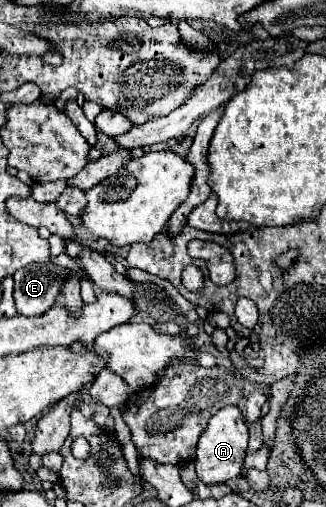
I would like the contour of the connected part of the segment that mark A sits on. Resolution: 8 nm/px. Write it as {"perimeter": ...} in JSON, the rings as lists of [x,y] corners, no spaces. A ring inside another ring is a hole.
{"perimeter":[[[226,406],[208,420],[206,430],[200,434],[196,450],[196,472],[204,484],[222,484],[240,476],[248,448],[248,426],[238,406]]]}

